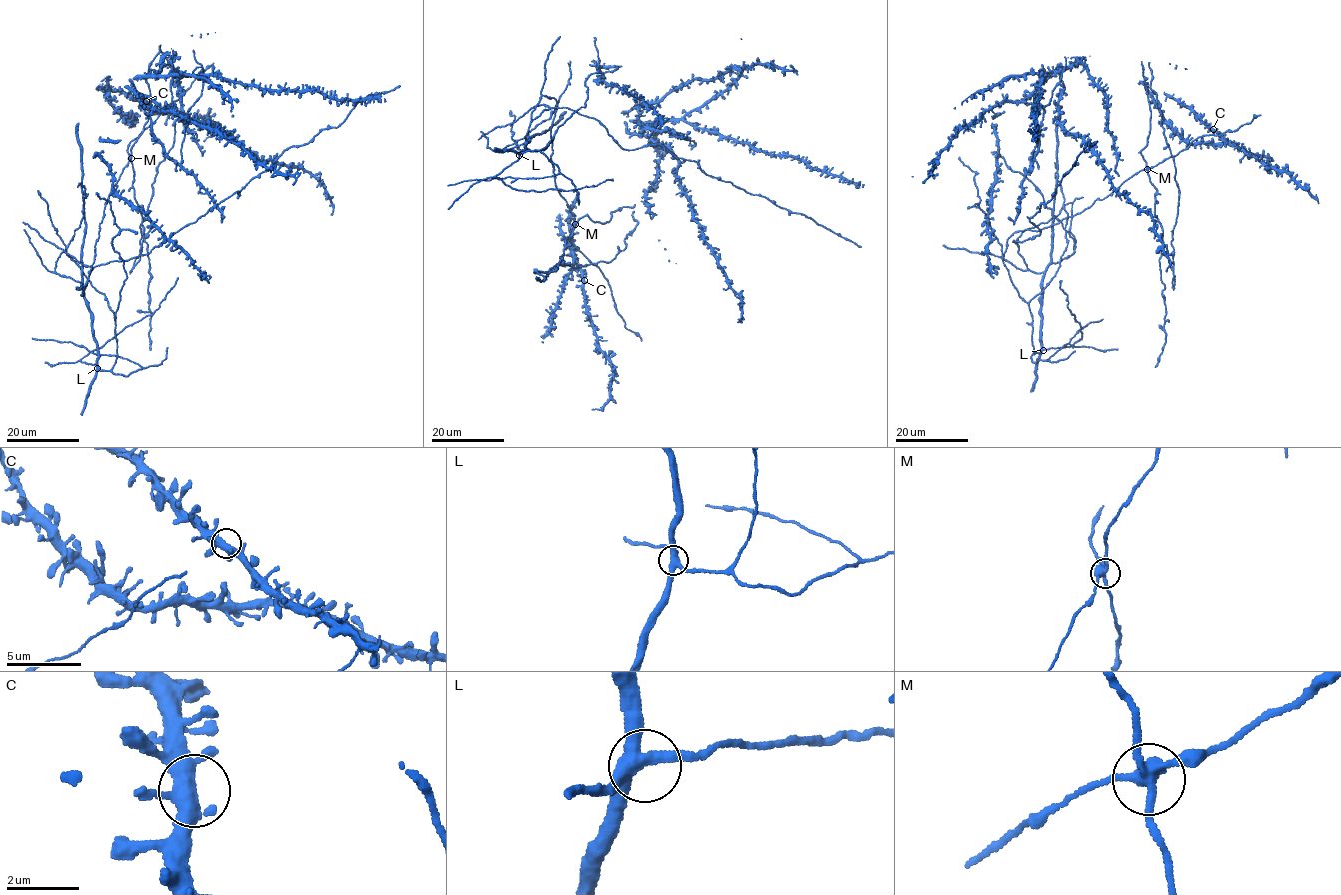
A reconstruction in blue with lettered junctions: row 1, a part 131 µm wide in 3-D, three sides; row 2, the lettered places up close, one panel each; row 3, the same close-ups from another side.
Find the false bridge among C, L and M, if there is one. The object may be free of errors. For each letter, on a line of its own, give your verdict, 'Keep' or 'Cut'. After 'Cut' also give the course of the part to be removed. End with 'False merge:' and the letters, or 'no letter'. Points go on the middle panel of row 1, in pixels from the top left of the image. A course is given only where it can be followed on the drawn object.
C: Keep
L: Keep
M: Cut. Course of the part to remove: (575, 224), (564, 240), (561, 261), (550, 271), (558, 263), (575, 267), (615, 258), (638, 224), (634, 211)
False merge: M

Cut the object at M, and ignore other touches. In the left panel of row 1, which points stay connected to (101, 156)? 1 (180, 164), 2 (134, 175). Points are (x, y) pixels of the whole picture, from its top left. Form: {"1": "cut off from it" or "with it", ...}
{"1": "with it", "2": "cut off from it"}

